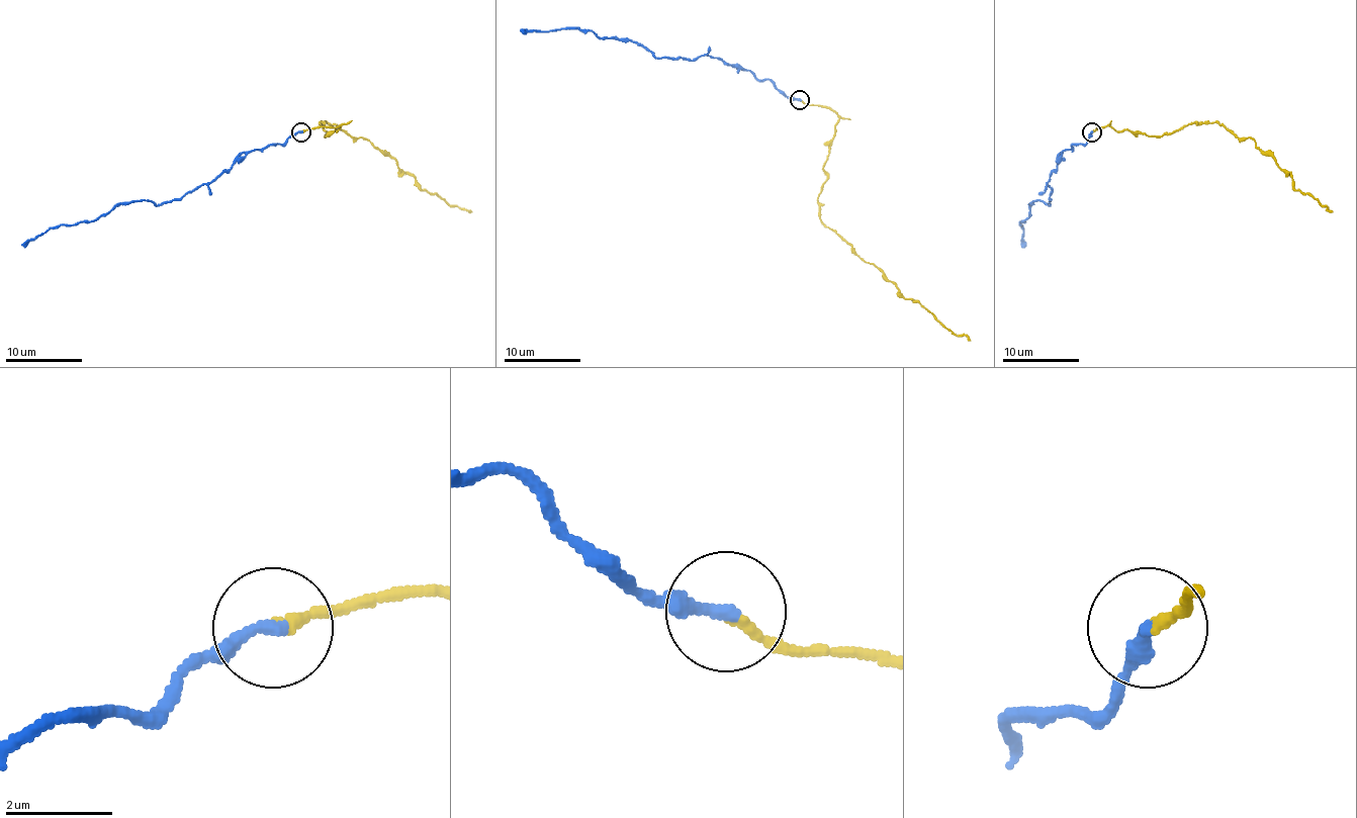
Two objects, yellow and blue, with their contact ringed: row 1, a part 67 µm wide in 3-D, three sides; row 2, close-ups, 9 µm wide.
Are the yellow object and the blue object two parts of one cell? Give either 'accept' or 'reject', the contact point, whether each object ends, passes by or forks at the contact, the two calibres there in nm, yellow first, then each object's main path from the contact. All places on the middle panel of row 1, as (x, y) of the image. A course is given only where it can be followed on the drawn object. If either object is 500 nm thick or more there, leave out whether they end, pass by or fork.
accept; at (799, 99); yellow ends there; blue ends there; 170 nm thick on the yellow side, 280 nm on the other; yellow runs (800, 100), (826, 105), (837, 115), (818, 217), (906, 297), (971, 340); blue runs (800, 100), (792, 100), (746, 70), (708, 56), (658, 58), (640, 44), (602, 38), (592, 31), (520, 29)

